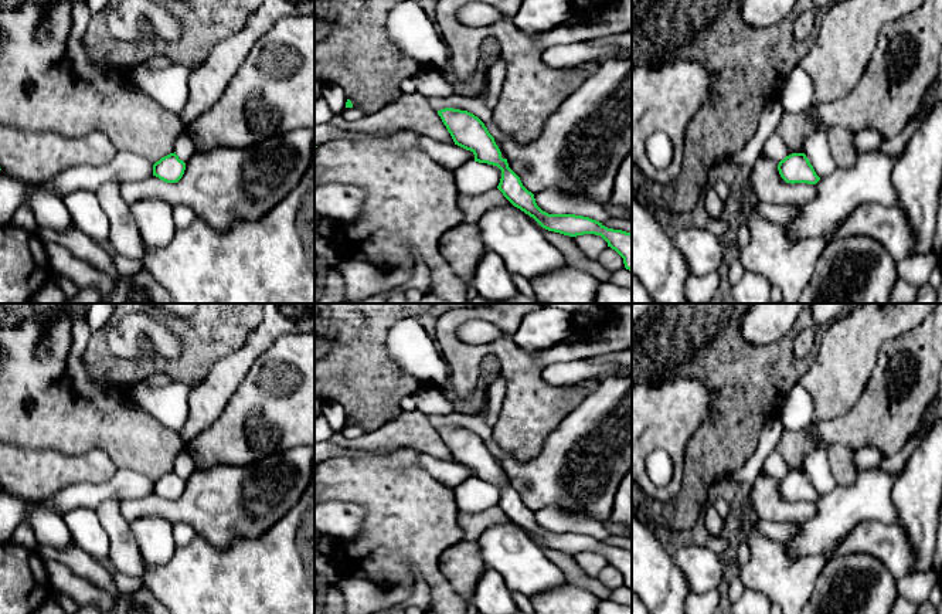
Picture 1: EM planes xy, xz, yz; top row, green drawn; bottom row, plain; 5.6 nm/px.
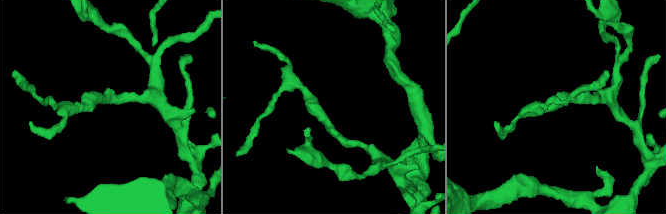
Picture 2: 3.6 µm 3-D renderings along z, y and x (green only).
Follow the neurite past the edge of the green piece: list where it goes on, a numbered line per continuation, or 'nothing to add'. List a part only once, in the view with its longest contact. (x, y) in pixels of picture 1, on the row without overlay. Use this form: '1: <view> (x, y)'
nothing to add

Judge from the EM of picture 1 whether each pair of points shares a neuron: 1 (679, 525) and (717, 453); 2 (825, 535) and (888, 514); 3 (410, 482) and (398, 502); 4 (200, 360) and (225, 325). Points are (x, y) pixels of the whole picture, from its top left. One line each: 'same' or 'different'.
1: same
2: same
3: same
4: same

